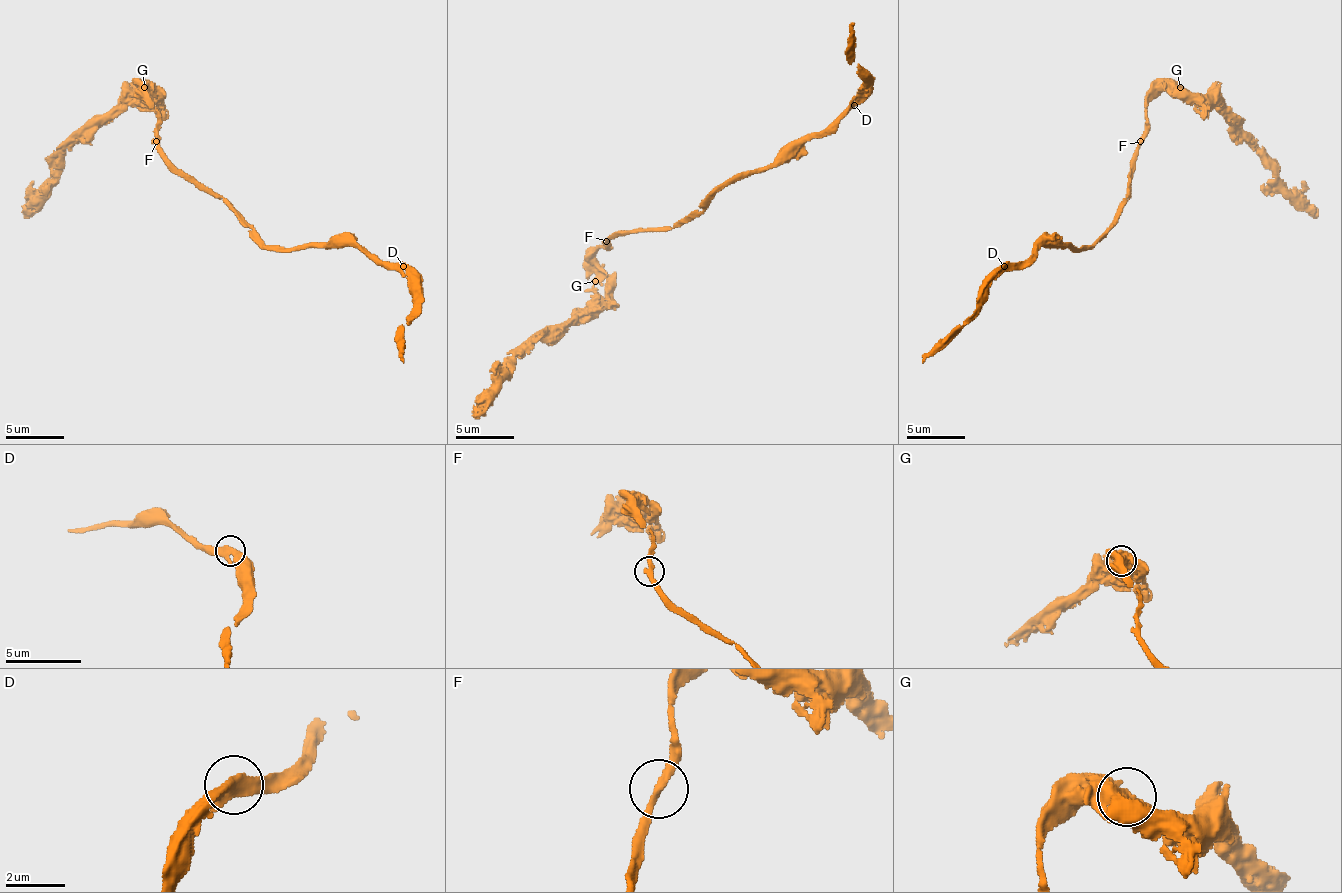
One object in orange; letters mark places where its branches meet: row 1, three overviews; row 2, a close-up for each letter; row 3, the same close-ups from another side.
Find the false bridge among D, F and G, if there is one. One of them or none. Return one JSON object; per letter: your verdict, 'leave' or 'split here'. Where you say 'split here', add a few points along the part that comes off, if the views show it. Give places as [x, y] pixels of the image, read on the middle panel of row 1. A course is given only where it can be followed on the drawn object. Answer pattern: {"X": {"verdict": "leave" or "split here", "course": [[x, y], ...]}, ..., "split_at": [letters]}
{"D": {"verdict": "leave"}, "F": {"verdict": "leave"}, "G": {"verdict": "leave"}, "split_at": []}

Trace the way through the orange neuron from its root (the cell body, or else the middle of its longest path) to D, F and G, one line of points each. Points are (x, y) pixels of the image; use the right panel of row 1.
D: (1130, 189), (1130, 198), (1115, 212), (1115, 221), (1089, 248), (1042, 245), (1024, 262), (1004, 265)
F: (1130, 189), (1130, 160), (1141, 142)
G: (1130, 189), (1130, 160), (1147, 128), (1147, 101), (1159, 90), (1179, 87)

